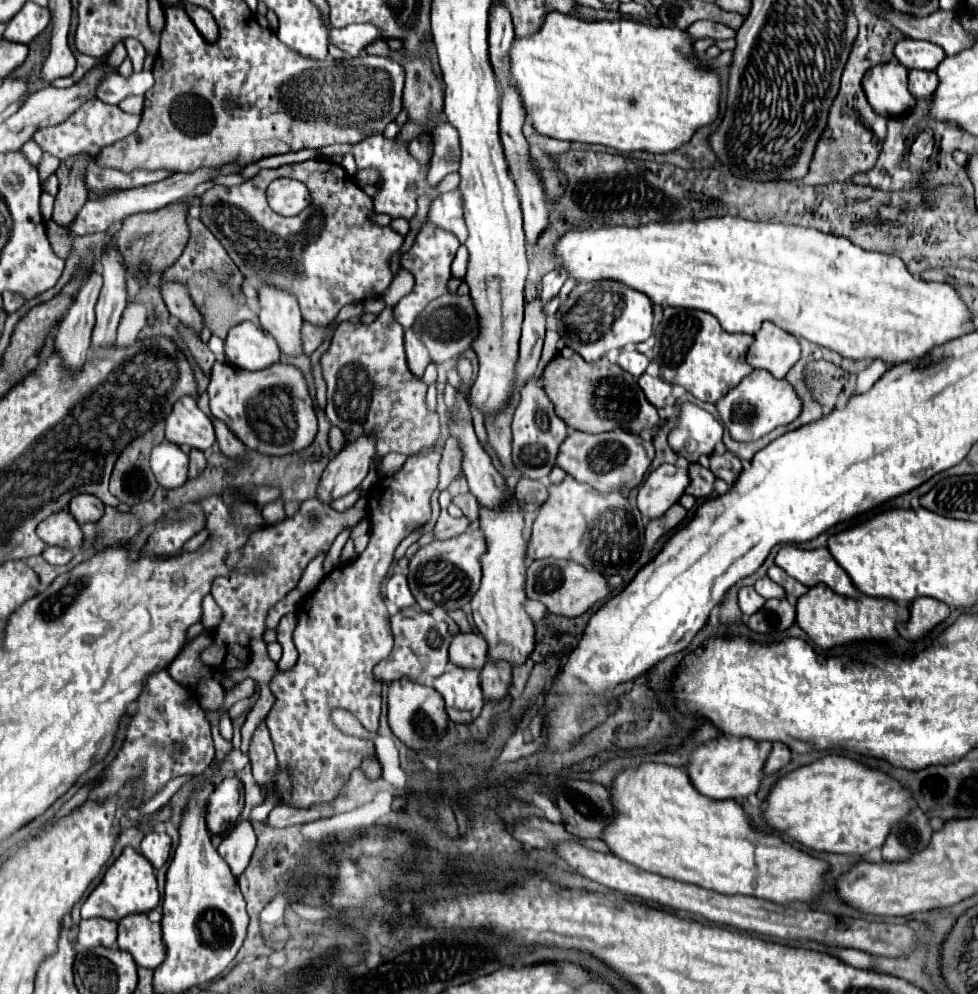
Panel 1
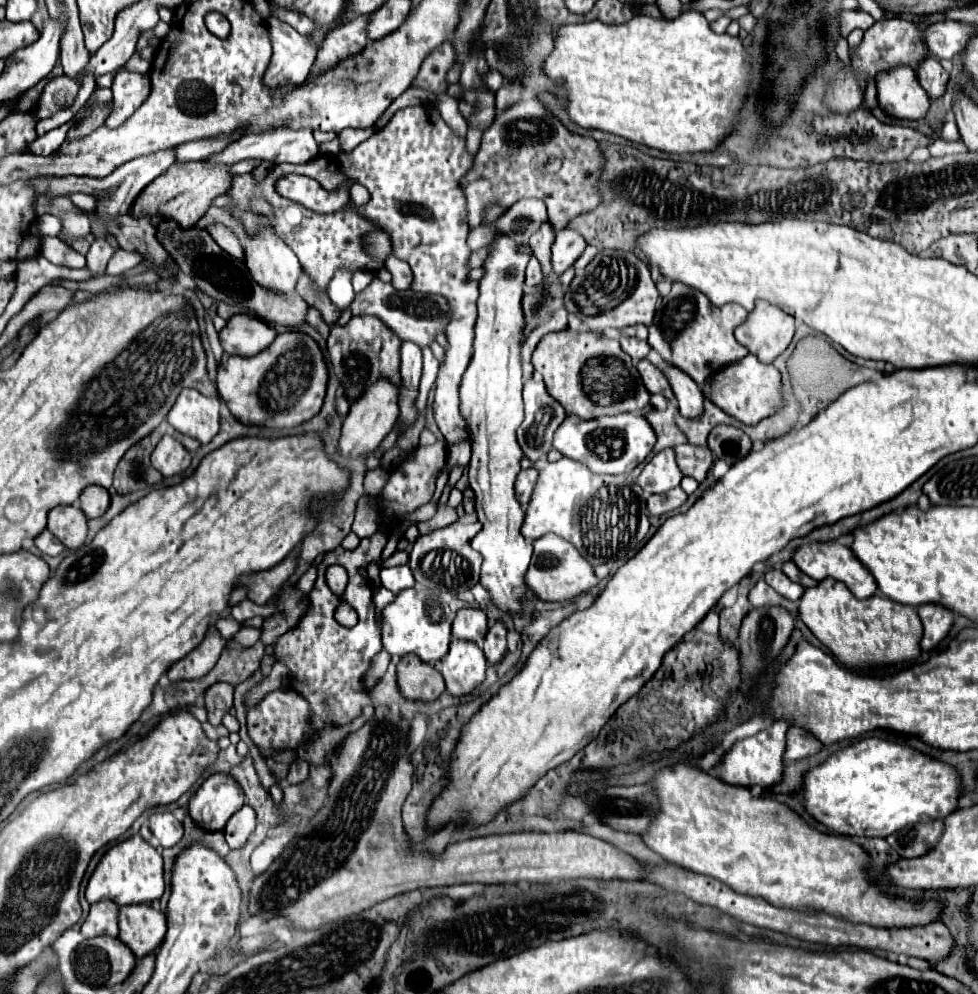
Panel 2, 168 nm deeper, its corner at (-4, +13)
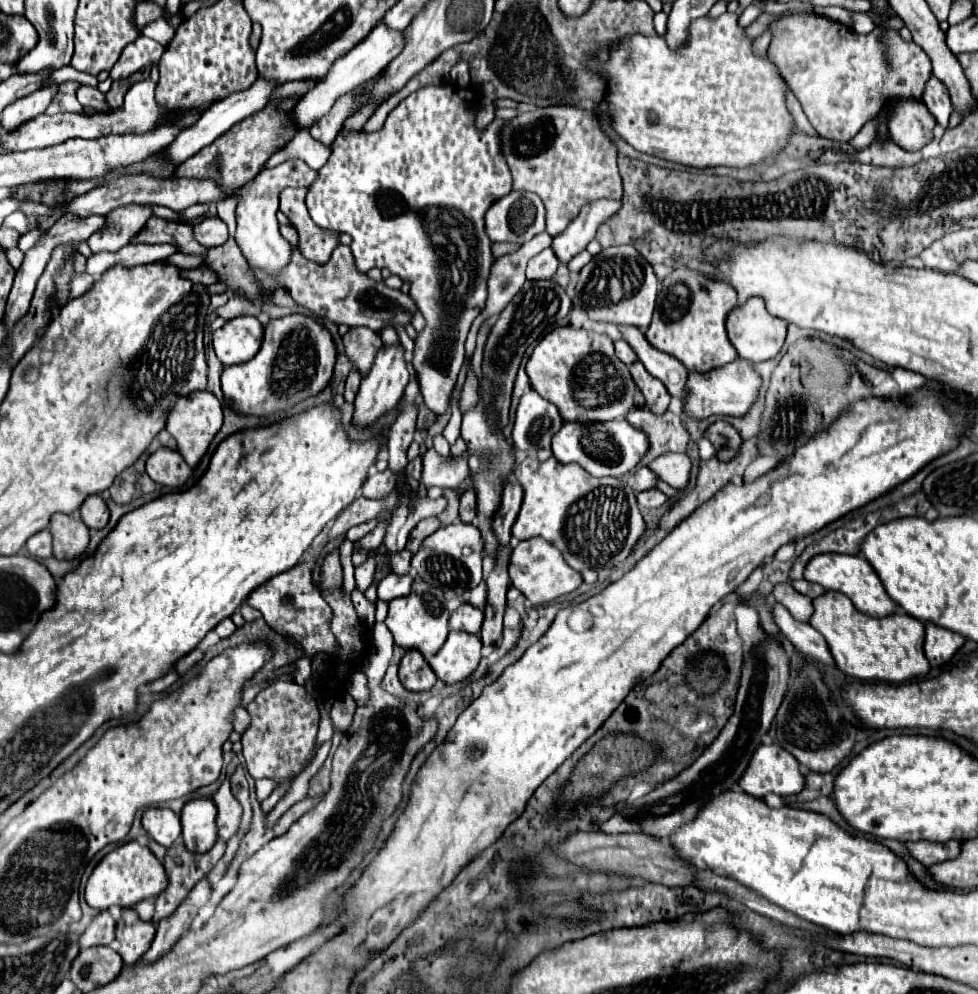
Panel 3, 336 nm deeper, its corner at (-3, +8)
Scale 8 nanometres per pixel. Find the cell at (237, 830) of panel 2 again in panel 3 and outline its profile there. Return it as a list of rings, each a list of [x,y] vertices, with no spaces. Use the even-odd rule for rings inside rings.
[[[232,761],[227,766],[227,773],[222,786],[212,794],[212,802],[216,802],[216,826],[218,826],[218,836],[222,840],[230,840],[240,824],[240,816],[242,816],[242,806],[238,804],[238,800],[232,796],[228,778],[234,773],[237,763]]]

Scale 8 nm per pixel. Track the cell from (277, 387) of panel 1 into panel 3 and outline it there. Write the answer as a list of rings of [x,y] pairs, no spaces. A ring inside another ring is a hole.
[[[306,314],[274,318],[264,326],[264,342],[258,354],[244,364],[228,366],[222,372],[222,392],[226,404],[242,414],[270,414],[286,410],[304,398],[322,392],[336,364],[336,344],[330,332]]]

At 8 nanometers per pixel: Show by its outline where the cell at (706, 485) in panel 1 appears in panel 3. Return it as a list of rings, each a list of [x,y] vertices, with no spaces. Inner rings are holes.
[[[664,454],[648,464],[648,468],[672,488],[684,488],[690,476],[690,458],[686,454]]]

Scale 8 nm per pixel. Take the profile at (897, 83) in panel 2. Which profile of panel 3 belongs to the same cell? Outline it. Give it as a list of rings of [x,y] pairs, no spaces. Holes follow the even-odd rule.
[[[894,100],[892,116],[888,118],[890,138],[908,152],[918,152],[932,142],[936,120],[920,100]]]

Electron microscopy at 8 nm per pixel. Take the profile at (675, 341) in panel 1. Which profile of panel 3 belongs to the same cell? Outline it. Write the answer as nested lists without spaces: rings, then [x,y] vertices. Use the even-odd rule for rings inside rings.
[[[678,266],[662,280],[656,312],[646,338],[662,352],[676,356],[690,372],[708,372],[736,360],[736,350],[726,336],[726,316],[738,304],[736,290],[726,282],[712,282],[704,274]]]

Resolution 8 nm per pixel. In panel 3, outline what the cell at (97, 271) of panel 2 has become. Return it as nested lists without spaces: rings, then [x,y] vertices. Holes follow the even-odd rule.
[[[132,204],[120,206],[118,210],[108,212],[108,230],[100,230],[100,234],[92,234],[88,238],[88,246],[92,252],[110,250],[116,252],[128,244],[128,240],[144,228],[144,222],[152,216],[150,204]]]

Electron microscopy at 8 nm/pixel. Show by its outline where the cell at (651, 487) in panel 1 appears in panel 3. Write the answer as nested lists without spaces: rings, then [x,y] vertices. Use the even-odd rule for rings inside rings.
[[[642,466],[642,468],[638,468],[638,470],[634,472],[634,486],[632,486],[632,488],[634,488],[636,492],[654,488],[654,484],[656,484],[656,474],[654,474],[652,470],[648,470],[646,466]]]

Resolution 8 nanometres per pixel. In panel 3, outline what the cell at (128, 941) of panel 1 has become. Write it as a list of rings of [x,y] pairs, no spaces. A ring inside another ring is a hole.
[[[132,910],[122,912],[122,918],[116,924],[116,940],[120,942],[116,950],[126,966],[136,964],[144,956],[144,952],[152,944],[154,934],[156,926],[152,922],[140,920]]]

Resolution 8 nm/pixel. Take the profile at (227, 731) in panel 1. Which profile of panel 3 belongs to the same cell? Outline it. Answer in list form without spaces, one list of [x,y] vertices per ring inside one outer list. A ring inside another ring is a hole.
[[[242,706],[236,708],[234,714],[236,714],[236,716],[234,716],[234,722],[232,722],[232,724],[234,724],[234,730],[242,734],[242,732],[248,728],[248,724],[250,724],[250,714],[248,714],[246,708],[242,708]]]

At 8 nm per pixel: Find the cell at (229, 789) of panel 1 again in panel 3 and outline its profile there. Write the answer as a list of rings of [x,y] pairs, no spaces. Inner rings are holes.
[[[194,798],[184,804],[180,812],[182,840],[188,852],[208,852],[218,836],[216,806],[210,798]]]

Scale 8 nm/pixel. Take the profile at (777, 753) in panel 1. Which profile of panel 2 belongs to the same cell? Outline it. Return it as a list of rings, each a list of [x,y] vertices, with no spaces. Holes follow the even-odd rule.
[[[790,726],[786,734],[786,747],[783,761],[791,763],[795,759],[803,759],[807,755],[813,755],[821,749],[821,743],[811,737],[805,729],[798,726]]]

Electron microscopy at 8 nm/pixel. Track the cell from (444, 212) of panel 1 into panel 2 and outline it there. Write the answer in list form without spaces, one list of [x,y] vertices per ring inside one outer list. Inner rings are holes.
[[[539,99],[521,101],[519,105],[513,105],[511,109],[497,113],[497,123],[489,127],[489,131],[483,135],[481,149],[474,157],[471,171],[463,177],[461,189],[467,193],[467,223],[469,227],[481,225],[483,209],[491,203],[499,203],[505,207],[511,207],[519,199],[541,199],[547,205],[549,223],[555,231],[565,229],[569,221],[581,213],[587,213],[595,209],[601,203],[597,179],[601,173],[601,149],[599,143],[591,137],[581,137],[569,133],[553,115],[549,115]]]

